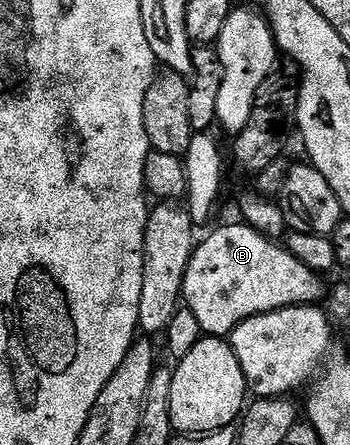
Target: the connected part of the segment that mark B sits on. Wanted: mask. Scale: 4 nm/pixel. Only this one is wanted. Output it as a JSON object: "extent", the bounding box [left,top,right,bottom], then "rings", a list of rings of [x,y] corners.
{"extent":[183,225,326,338],"rings":[[[239,225],[220,226],[205,242],[203,239],[192,251],[192,259],[184,277],[183,305],[190,312],[194,312],[201,331],[214,338],[231,335],[238,323],[250,320],[259,314],[269,314],[291,306],[311,306],[319,303],[326,294],[326,286],[320,283],[323,282],[321,275],[306,268],[306,264],[294,260],[294,256],[287,248],[250,225]]]}

